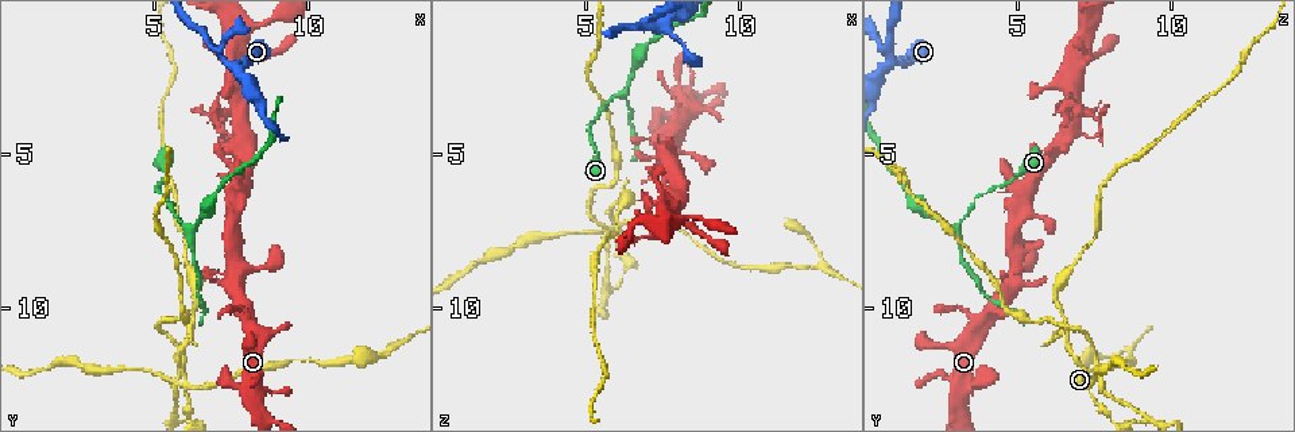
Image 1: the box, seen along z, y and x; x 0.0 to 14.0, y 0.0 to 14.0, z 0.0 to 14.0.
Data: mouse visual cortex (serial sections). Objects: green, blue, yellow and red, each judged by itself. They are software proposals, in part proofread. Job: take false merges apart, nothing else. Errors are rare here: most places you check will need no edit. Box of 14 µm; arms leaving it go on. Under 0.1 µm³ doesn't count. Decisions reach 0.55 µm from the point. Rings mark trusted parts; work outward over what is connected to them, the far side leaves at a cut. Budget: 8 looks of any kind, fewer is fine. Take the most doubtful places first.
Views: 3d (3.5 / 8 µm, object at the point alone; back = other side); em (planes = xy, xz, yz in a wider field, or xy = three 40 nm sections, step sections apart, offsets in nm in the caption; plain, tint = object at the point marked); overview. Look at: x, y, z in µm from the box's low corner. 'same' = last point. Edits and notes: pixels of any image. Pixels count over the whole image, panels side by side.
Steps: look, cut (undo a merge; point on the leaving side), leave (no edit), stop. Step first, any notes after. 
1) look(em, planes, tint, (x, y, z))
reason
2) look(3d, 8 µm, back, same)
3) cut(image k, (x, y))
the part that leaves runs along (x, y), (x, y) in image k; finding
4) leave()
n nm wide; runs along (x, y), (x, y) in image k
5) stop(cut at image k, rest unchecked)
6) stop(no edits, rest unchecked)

look(3d, 3.5 µm, back, (6.1, 12.6, 7.4))
looks like a crossing

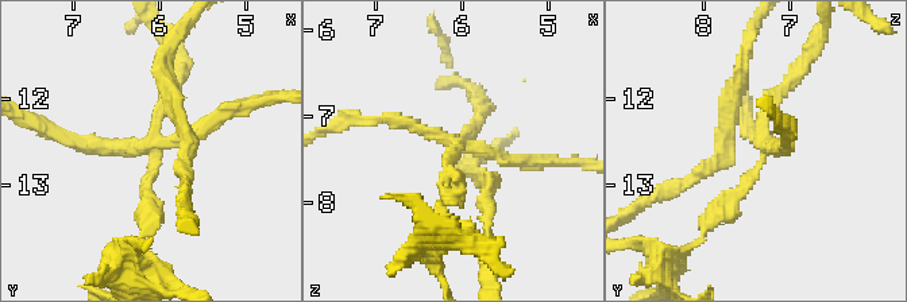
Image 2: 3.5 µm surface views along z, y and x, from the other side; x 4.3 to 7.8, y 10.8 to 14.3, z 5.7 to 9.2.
look(em, xy, step 1, tint, (6.10, 12.55, 7.30))
4 arms; arms of 150, 150, 150, 150 nm; now the EM

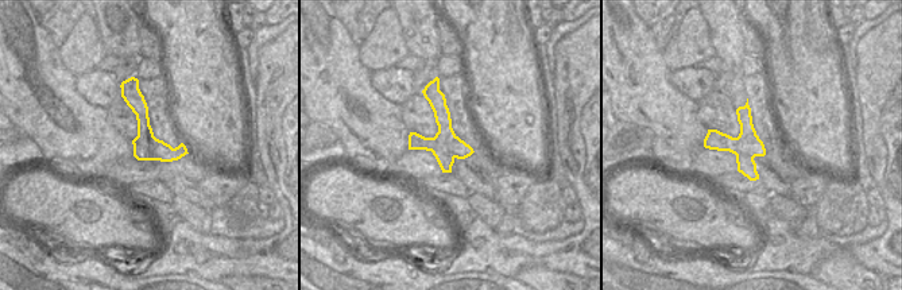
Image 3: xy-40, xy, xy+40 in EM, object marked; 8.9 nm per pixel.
cut(image 2, (189, 150))
the part that leaves runs along (153, 151), (149, 221), (132, 250) in image 2; a second cell is stuck on

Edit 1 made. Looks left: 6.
look(3d, 3.5 µm, back, (7.4, 4.3, 7.6))
a narrow waist

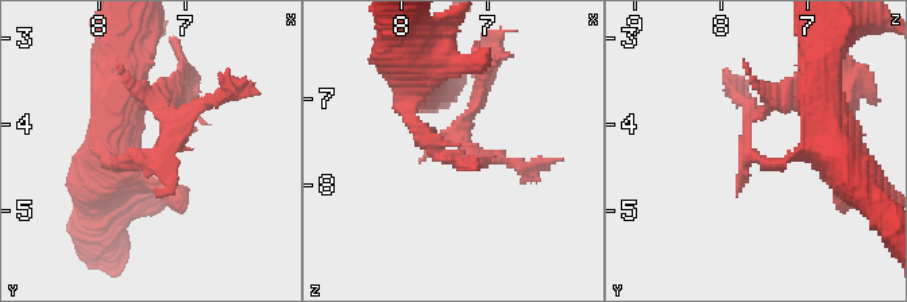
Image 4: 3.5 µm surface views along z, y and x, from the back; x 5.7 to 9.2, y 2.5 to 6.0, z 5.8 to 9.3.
look(em, planes, tint, (7.35, 4.30, 7.65))

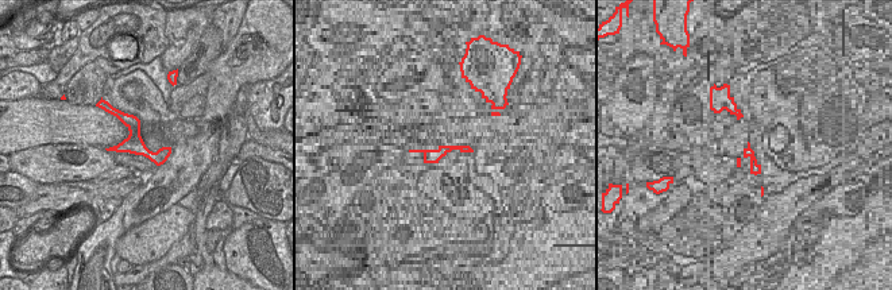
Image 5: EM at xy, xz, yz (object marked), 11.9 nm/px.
cut(image 4, (455, 128))
the part that leaves runs along (149, 154), (182, 80) in image 4; a second cell is stuck on

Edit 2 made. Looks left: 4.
look(3d, 3.5 µm, (7.5, 2.1, 1.0))

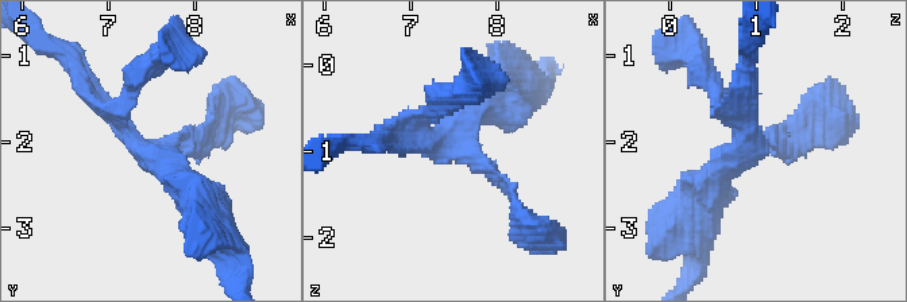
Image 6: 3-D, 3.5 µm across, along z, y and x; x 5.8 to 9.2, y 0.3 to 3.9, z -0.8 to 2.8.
look(em, xy, step 1, plain, (7.55, 2.05, 0.95))
4 arms; arms of 150, 150, 200, 350 nm

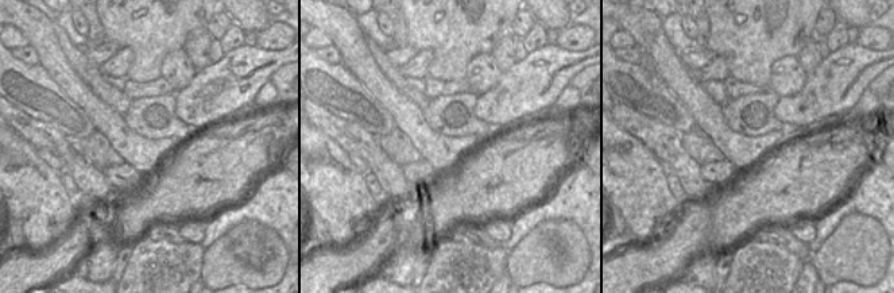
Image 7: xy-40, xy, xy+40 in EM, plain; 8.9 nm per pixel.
look(em, xy, step 1, tint, same)

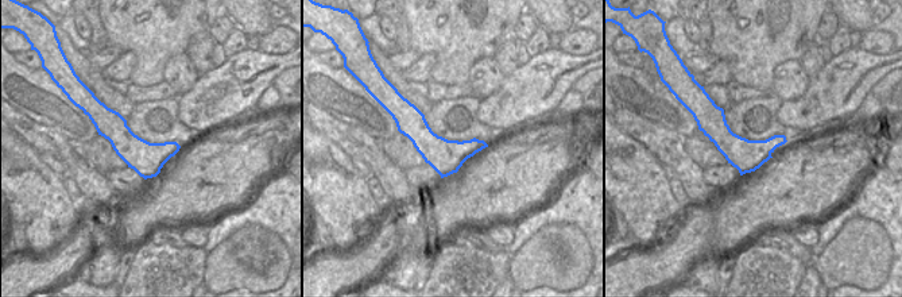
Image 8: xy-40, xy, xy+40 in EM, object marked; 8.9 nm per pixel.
leave()
runs along (701, 126), (734, 147), (782, 139) in image 8; all the same cell

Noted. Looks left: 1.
stop(cut at image 2, cut at image 4, rest unchecked)

